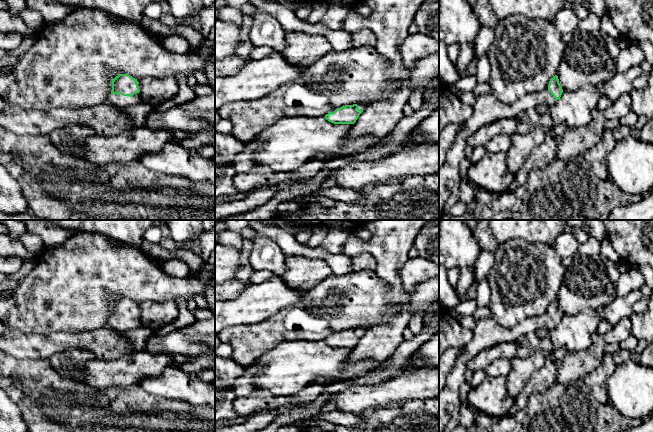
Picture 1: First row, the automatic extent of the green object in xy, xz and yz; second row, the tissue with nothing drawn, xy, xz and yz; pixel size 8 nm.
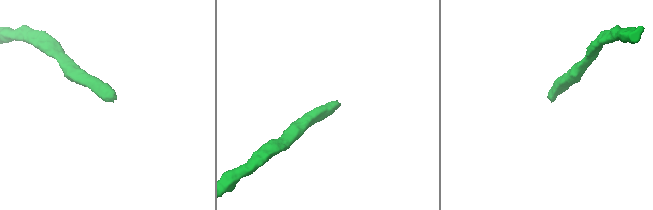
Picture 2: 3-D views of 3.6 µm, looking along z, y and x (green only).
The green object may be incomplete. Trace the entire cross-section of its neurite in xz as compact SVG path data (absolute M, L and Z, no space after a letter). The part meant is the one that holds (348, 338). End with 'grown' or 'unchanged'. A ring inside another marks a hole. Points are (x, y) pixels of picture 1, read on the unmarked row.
M363 327L345 329L326 338L325 342L334 348L354 348L365 331Z; grown

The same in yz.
M555 299L543 315L526 318L511 328L500 326L491 317L477 320L473 328L472 340L463 347L454 368L447 376L444 388L439 392L439 432L444 432L455 406L460 403L460 388L465 382L467 362L470 359L481 351L502 342L515 342L520 336L530 332L550 331L562 317L558 300Z; grown

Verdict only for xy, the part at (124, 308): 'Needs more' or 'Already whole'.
Needs more

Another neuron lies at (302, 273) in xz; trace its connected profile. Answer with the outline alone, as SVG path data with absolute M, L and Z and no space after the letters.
M288 255L285 258L286 272L280 277L291 288L308 290L333 274L331 266L321 258Z

